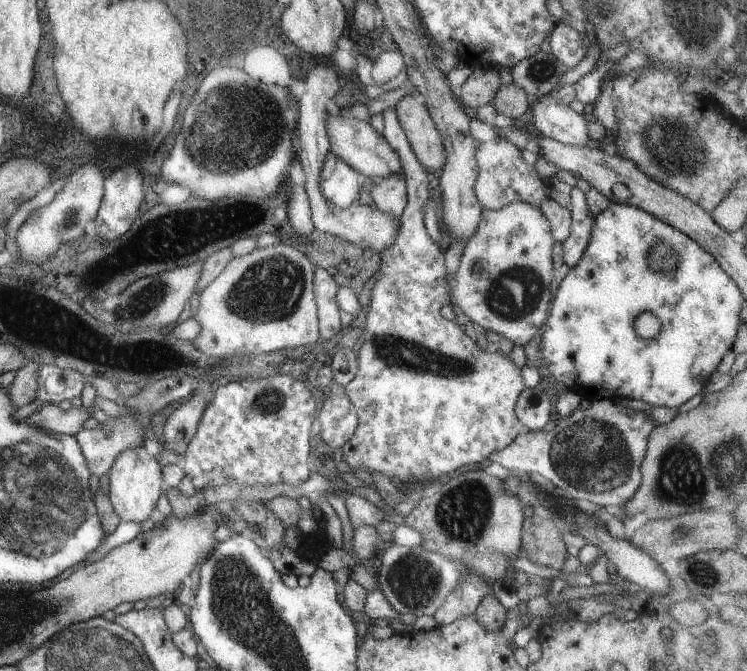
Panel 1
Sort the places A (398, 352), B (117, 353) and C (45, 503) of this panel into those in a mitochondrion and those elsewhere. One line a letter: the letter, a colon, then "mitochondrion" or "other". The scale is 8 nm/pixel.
A: mitochondrion
B: other
C: mitochondrion

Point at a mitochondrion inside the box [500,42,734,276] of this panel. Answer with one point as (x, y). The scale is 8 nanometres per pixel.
(664, 139)

